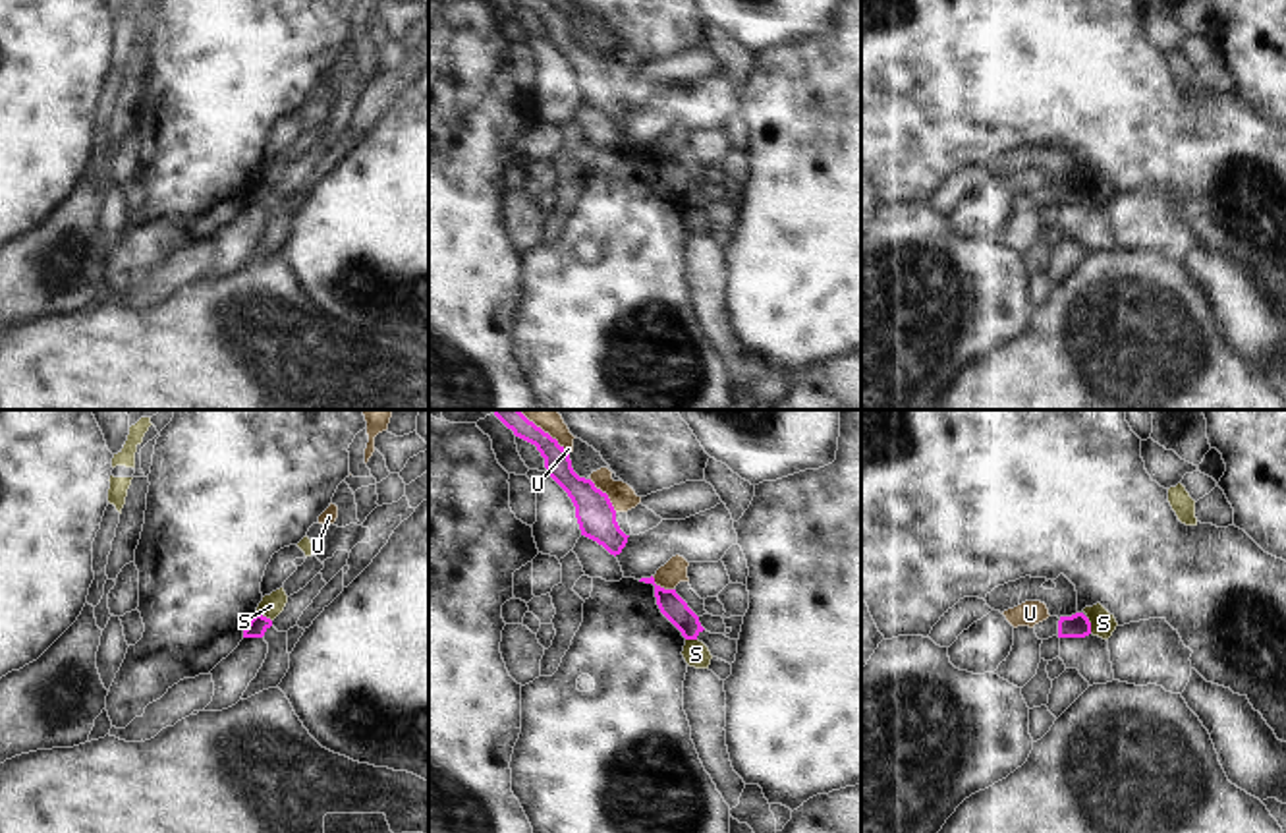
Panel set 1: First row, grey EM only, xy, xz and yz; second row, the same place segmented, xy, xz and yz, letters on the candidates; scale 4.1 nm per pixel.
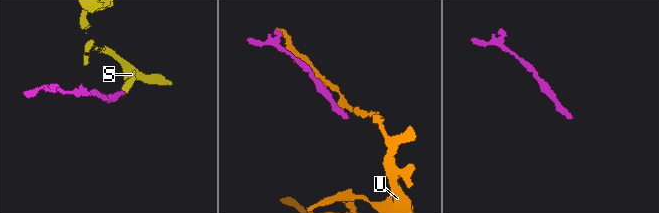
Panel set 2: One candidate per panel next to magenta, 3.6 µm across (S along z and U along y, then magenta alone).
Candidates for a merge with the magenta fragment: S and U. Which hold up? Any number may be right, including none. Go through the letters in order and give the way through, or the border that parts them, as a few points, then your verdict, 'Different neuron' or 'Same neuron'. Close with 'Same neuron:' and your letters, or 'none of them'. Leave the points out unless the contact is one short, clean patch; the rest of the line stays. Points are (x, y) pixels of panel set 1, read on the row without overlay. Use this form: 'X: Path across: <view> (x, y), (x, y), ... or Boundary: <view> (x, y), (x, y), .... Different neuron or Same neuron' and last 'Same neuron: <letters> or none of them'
S: Boundary: yz (1086, 184), (1091, 200). Different neuron
U: Different neuron
Same neuron: none of them

